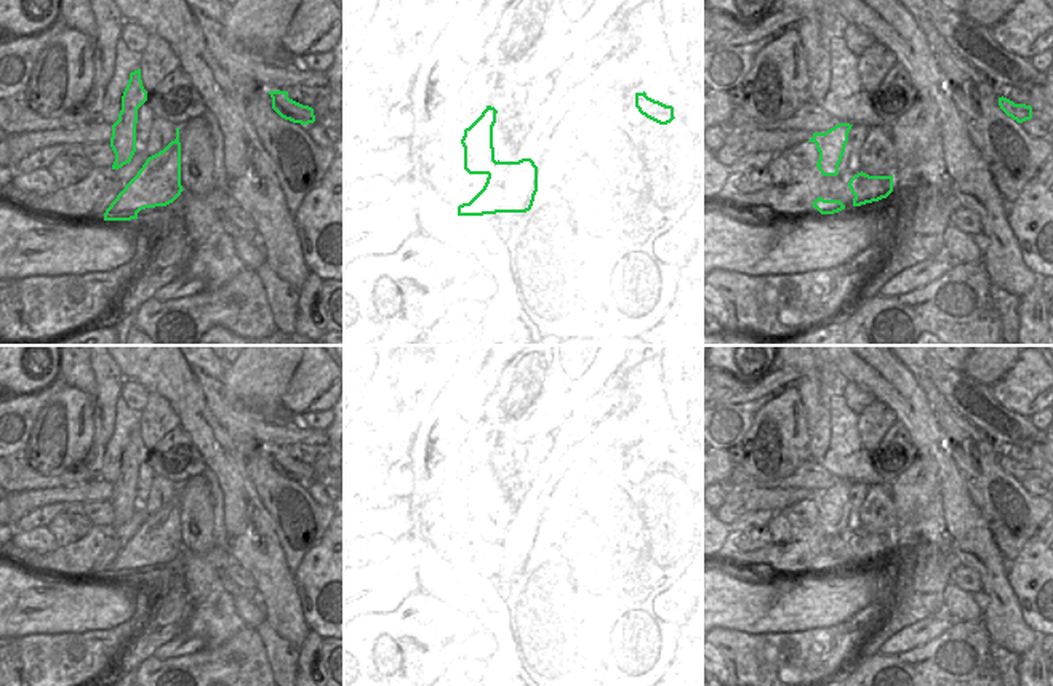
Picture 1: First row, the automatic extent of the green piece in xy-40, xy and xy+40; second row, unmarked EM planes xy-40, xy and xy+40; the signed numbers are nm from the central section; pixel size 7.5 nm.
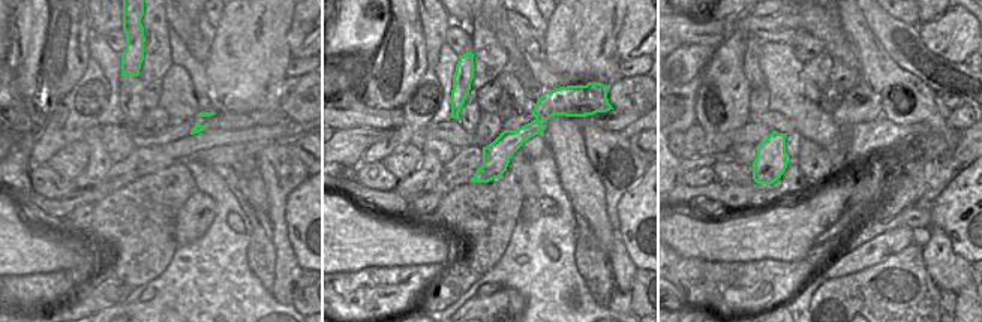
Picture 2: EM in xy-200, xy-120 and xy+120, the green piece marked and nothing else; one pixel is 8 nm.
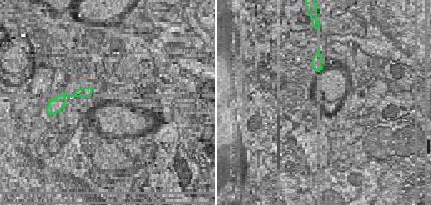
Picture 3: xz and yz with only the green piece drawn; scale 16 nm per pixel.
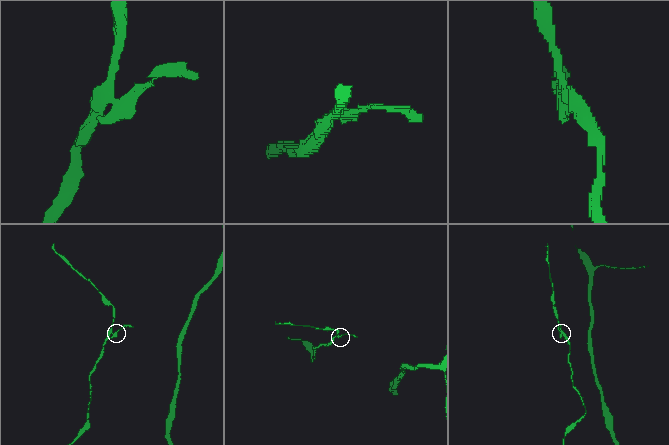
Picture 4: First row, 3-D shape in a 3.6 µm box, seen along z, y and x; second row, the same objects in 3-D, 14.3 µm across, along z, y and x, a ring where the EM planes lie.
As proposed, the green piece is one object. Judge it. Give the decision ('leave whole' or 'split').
split

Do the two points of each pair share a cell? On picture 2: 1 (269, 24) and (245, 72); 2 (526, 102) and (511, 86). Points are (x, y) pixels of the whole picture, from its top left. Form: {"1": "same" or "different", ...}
{"1": "same", "2": "same"}

